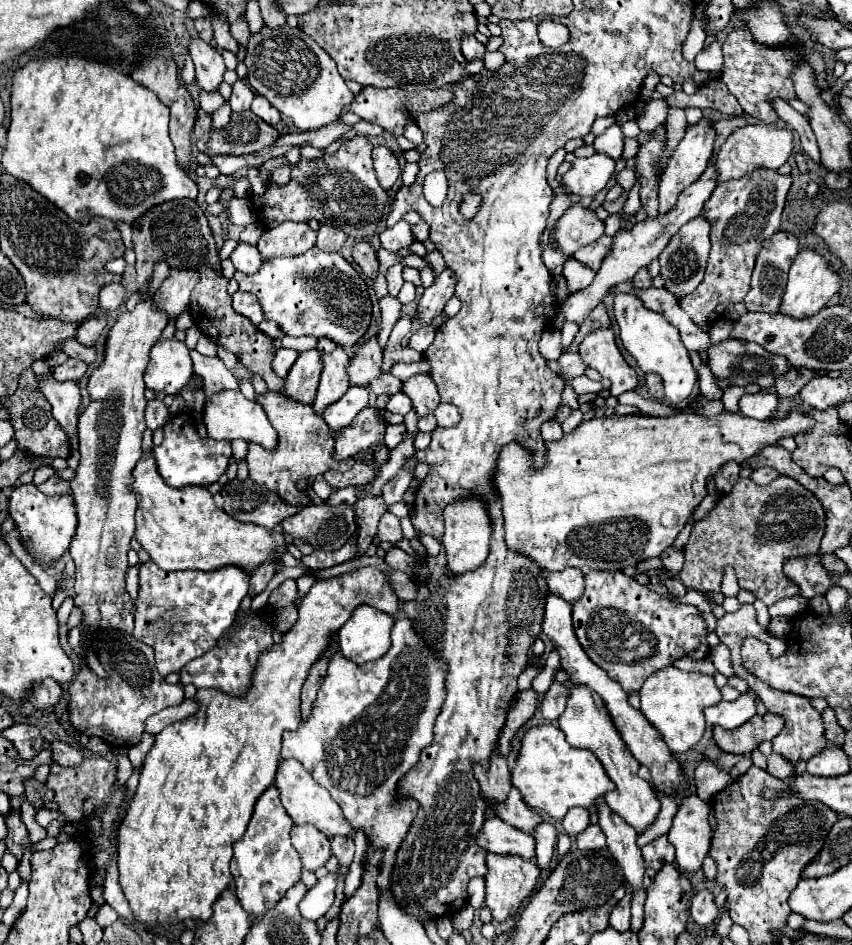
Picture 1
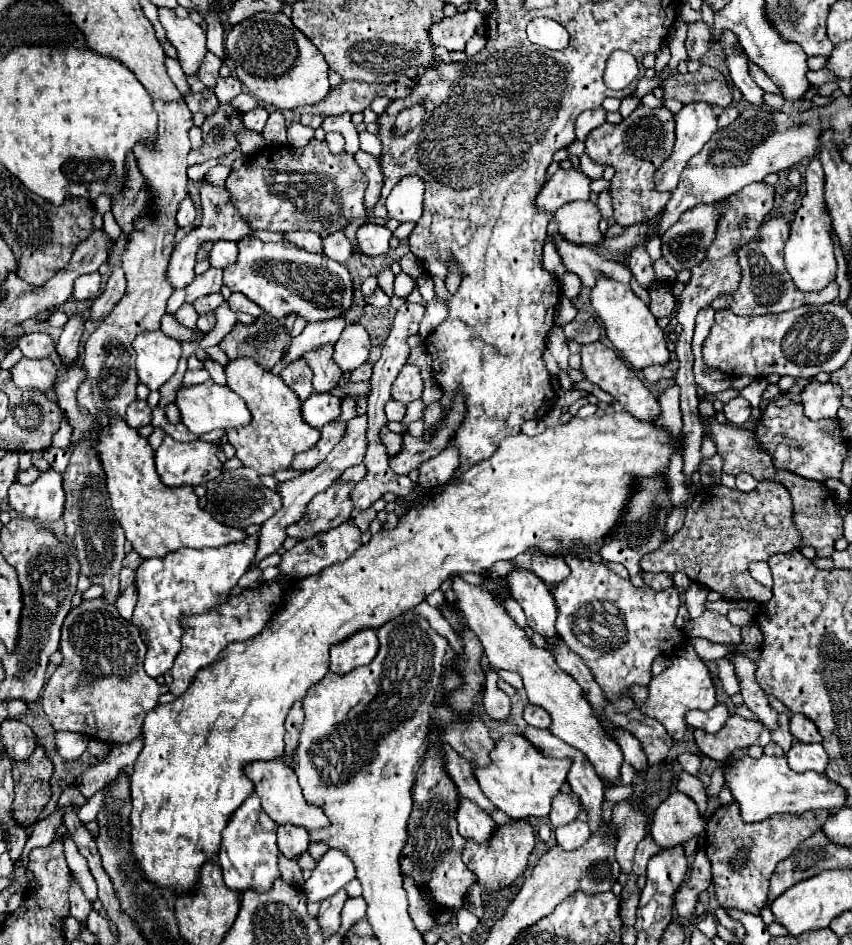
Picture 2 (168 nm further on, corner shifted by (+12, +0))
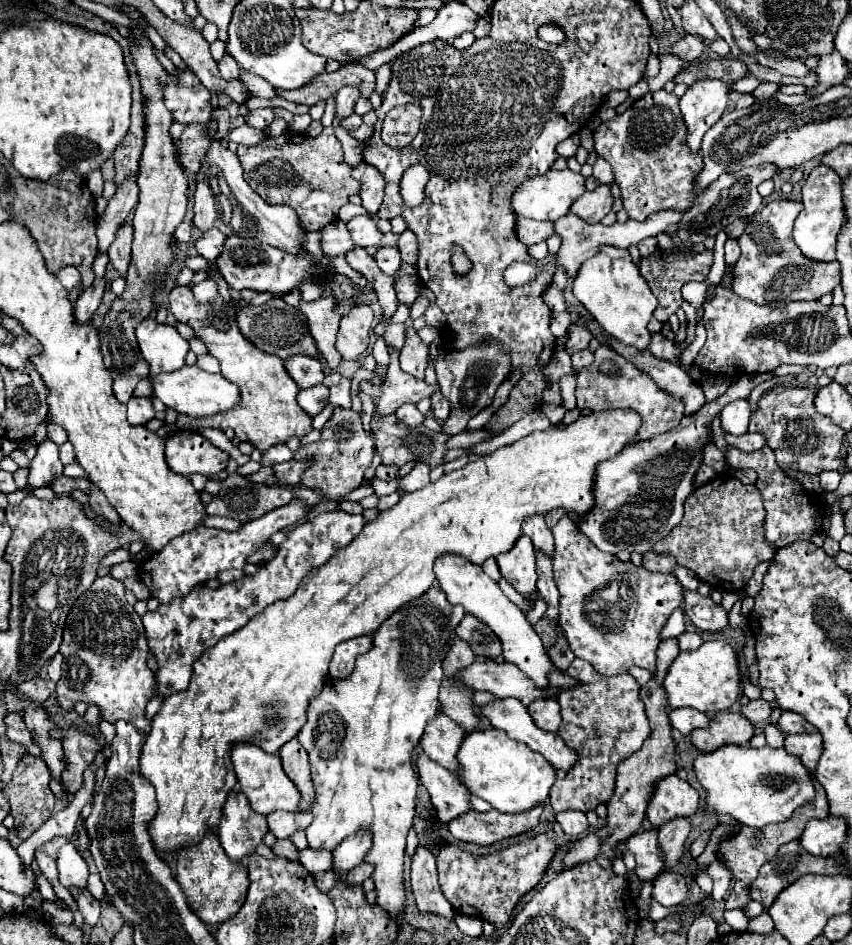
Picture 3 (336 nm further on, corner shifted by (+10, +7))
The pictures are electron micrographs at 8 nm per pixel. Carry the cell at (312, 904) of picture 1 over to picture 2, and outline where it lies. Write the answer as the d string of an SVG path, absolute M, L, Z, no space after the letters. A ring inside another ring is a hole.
M332 848L318 860L312 878L304 882L306 898L308 902L326 900L340 888L344 888L352 878L354 878L352 860L344 852Z

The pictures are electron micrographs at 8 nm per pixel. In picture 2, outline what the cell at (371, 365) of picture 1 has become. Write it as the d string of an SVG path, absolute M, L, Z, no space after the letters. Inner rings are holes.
M348 324L334 344L334 360L342 372L354 372L370 354L370 336L362 324Z

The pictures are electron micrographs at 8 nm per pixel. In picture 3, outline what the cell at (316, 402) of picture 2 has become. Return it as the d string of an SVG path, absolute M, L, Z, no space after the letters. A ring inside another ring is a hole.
M316 385L316 387L310 387L310 389L302 389L298 393L298 405L310 415L318 415L326 405L328 405L328 387L324 385Z

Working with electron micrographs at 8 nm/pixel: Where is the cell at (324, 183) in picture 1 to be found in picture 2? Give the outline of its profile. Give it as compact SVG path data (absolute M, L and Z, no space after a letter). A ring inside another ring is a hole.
M316 138L304 148L266 146L264 150L250 154L242 168L230 172L226 186L232 192L232 200L236 202L236 208L240 208L240 214L248 216L256 230L314 230L332 234L344 230L350 218L366 216L366 180L354 156L346 152L334 156L330 154L328 144L318 142Z

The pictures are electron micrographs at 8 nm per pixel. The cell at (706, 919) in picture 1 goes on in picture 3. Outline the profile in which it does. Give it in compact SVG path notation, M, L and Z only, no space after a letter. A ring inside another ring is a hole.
M666 871L654 879L652 897L664 907L680 905L686 899L686 895L688 895L688 883L684 875L676 871Z

